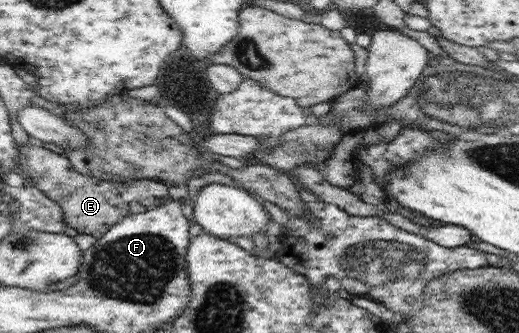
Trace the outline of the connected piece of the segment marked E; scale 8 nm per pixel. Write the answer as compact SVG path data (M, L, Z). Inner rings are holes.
M27 141L19 148L21 169L33 186L37 186L49 199L56 201L63 210L69 226L79 234L86 233L99 240L104 233L121 218L129 215L129 203L138 201L150 210L168 201L167 188L163 182L153 178L126 181L105 181L101 178L79 173L69 158L45 149L39 141Z

